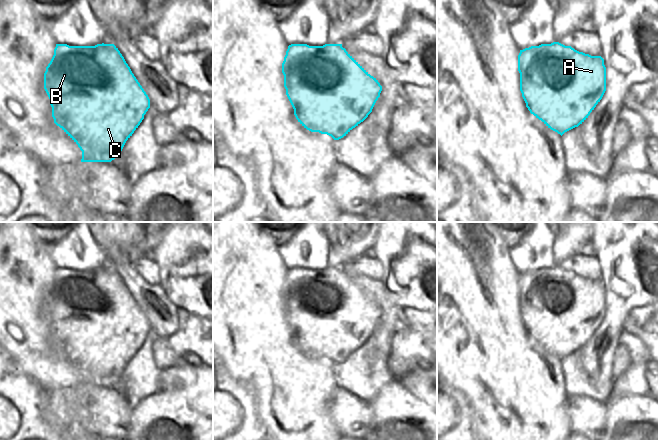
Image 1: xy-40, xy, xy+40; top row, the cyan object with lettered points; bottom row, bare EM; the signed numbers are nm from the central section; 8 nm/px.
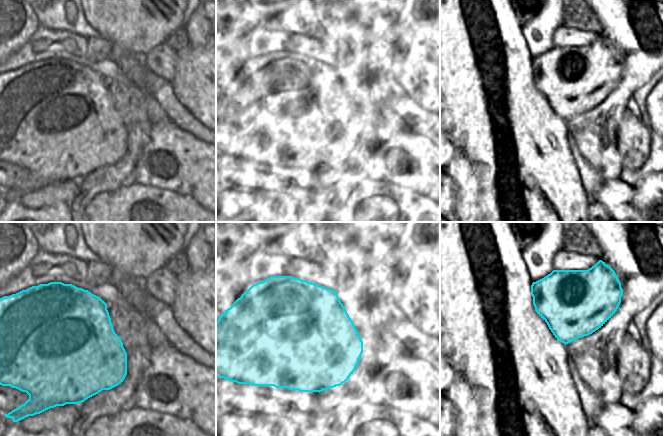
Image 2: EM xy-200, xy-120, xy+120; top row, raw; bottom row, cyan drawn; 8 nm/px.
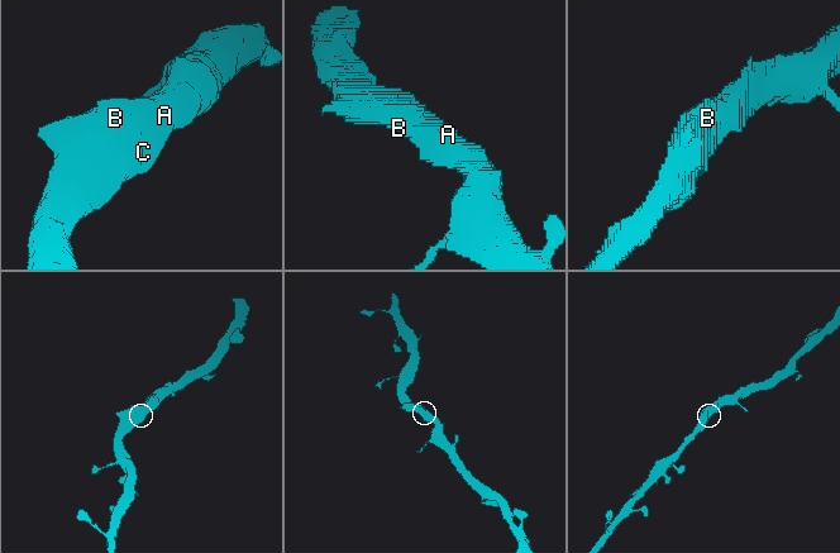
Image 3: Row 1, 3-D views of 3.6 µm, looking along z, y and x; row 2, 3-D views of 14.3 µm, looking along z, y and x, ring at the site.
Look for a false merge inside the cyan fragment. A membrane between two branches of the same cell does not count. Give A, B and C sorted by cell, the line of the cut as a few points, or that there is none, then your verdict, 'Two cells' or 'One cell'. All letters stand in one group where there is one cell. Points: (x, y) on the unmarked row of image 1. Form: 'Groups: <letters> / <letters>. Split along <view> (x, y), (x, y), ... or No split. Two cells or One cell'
Groups: A B C. No split. One cell

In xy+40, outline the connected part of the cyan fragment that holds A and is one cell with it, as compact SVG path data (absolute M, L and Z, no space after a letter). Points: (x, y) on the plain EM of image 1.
M559 266L520 274L518 295L526 331L561 360L582 348L606 315L604 283Z

